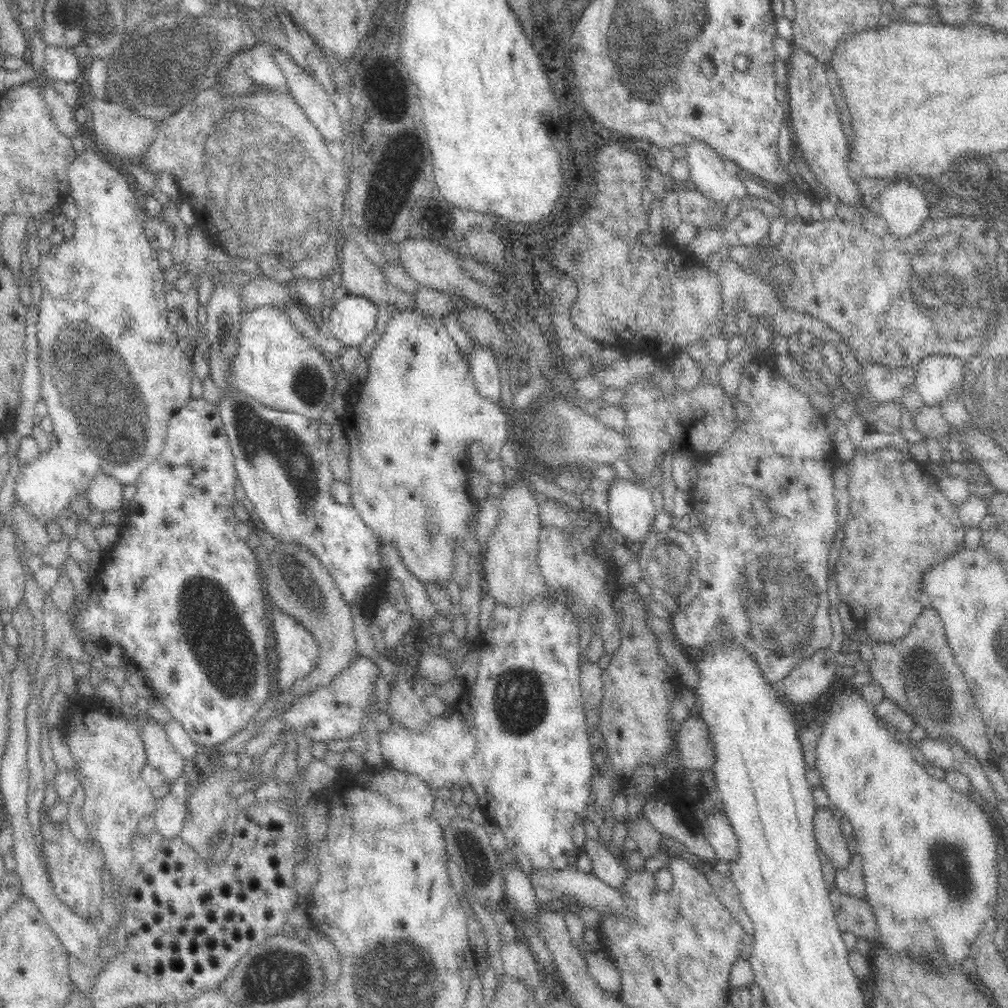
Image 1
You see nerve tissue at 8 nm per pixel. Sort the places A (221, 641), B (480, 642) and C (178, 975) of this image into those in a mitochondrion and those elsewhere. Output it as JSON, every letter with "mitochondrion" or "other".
{"A":"mitochondrion","B":"other","C":"other"}

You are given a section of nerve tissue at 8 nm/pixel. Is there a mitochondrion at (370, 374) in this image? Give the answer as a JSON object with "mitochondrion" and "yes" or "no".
{"mitochondrion":"no"}

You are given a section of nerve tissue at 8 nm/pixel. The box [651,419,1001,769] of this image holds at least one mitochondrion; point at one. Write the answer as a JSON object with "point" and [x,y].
{"point":[774,598]}

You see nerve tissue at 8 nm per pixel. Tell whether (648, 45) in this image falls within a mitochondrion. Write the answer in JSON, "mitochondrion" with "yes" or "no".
{"mitochondrion":"yes"}

